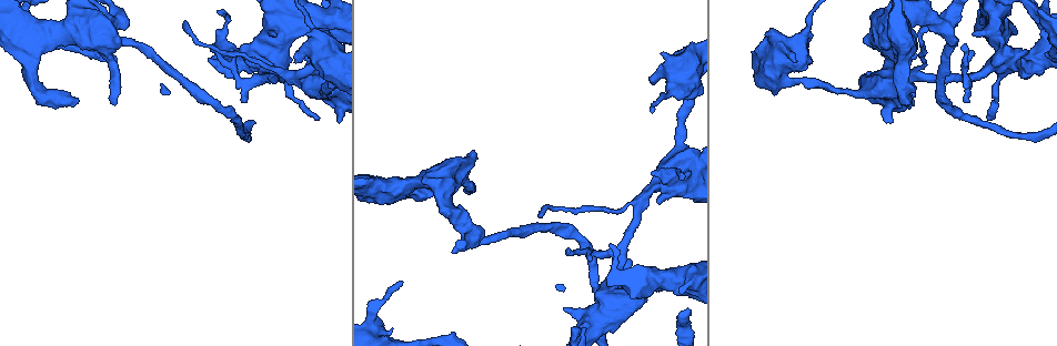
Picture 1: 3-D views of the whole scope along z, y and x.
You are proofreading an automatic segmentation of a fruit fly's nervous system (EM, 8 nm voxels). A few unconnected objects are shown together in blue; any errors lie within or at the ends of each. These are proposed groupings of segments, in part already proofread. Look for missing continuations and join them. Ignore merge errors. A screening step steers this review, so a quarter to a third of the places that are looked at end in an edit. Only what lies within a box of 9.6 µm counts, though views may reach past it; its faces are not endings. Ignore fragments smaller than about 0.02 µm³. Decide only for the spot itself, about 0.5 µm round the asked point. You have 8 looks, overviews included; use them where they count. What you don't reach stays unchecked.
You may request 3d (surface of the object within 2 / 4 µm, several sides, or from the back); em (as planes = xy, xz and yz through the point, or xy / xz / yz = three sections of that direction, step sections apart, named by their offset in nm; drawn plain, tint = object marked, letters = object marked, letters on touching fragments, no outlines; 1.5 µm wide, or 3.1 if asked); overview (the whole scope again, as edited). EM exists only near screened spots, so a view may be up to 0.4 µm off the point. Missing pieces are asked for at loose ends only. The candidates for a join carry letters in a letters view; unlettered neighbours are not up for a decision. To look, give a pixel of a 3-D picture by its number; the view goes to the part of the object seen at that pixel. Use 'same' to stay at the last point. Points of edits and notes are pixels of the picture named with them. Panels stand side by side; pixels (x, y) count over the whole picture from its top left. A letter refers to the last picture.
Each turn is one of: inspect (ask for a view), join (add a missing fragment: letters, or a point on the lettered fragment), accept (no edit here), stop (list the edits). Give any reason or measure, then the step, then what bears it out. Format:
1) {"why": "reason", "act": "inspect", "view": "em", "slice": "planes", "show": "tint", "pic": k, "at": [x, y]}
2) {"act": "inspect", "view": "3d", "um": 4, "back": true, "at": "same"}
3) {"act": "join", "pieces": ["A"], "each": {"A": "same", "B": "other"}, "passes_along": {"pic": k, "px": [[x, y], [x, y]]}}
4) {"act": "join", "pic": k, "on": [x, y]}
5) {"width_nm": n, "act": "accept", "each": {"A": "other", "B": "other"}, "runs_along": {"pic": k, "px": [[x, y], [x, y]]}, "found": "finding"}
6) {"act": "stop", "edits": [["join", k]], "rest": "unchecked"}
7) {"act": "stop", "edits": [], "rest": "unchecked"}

{"why": "stops while still wide", "act": "inspect", "view": "3d", "um": 4, "pic": 1, "at": [767, 35]}

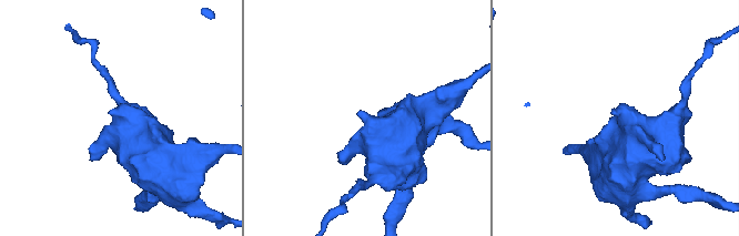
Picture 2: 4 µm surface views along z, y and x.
{"why": "shape alone is not enough", "act": "inspect", "view": "em", "slice": "planes", "show": "letters", "pic": 2, "at": [111, 113]}

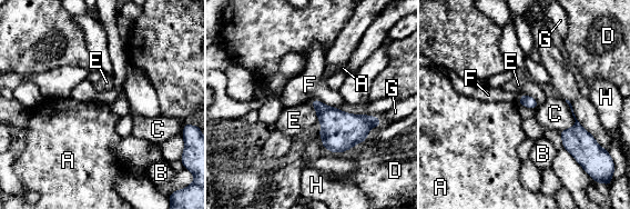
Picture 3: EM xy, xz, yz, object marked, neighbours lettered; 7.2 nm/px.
{"longest_contact_nm": ["C", 240], "act": "accept", "each": {"A": "other", "B": "other", "C": "other", "D": "other", "E": "other", "F": "other", "G": "other", "H": "other"}, "border": {"pic": 3, "px": [[311, 99], [317, 119]]}, "found": "no lettered fragment goes on from it"}

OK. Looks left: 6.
{"why": "thick end", "act": "inspect", "view": "em", "slice": "xy", "step": 4, "show": "letters", "pic": 1, "at": [563, 308]}

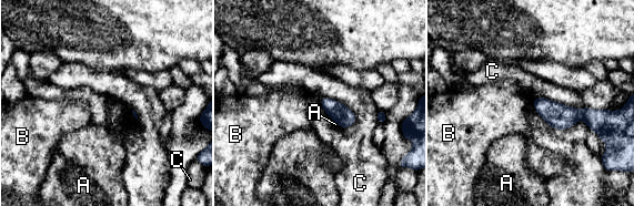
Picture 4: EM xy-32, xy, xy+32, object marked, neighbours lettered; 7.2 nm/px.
{"act": "inspect", "view": "em", "slice": "planes", "show": "letters", "at": "same"}

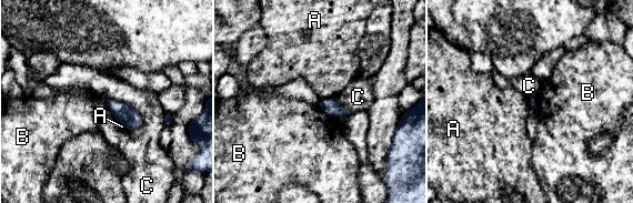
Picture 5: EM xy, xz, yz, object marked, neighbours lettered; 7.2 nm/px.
{"longest_contact_nm": ["C", 320], "act": "accept", "each": {"A": "other", "B": "other", "C": "other"}, "found": "no lettered fragment goes on from it"}

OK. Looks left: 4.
{"why": "branch stops here", "act": "inspect", "view": "3d", "um": 2, "pic": 1, "at": [469, 193]}

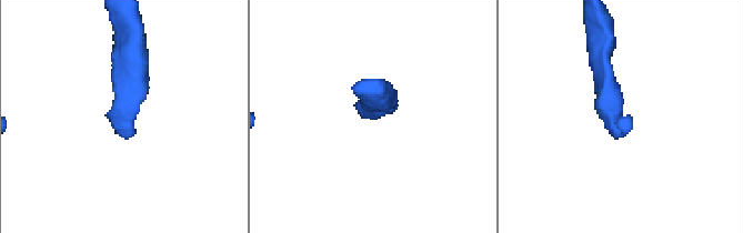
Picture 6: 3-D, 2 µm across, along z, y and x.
{"act": "inspect", "view": "em", "slice": "xy", "step": 4, "show": "tint", "pic": 6, "at": [130, 136]}

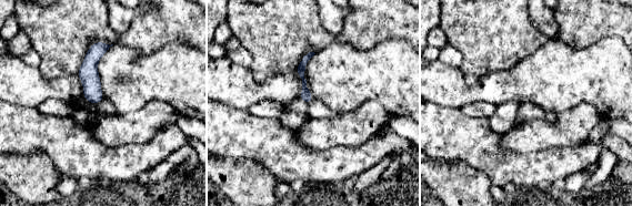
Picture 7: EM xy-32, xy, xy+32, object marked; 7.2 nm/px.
{"act": "inspect", "view": "em", "slice": "planes", "show": "letters", "at": "same"}

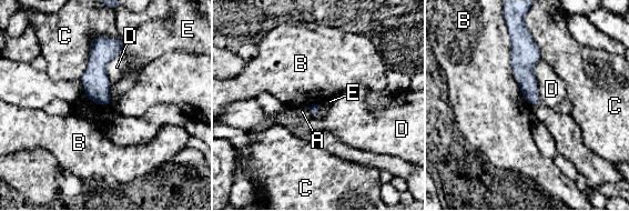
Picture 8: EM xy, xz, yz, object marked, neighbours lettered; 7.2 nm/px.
{"act": "accept", "each": {"A": "other", "B": "other", "C": "other", "D": "other", "E": "other"}, "border": {"pic": 8, "px": [[507, 31], [511, 74], [533, 106]]}, "found": "none of them fits"}

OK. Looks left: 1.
{"act": "stop", "edits": [], "rest": "unchecked"}

